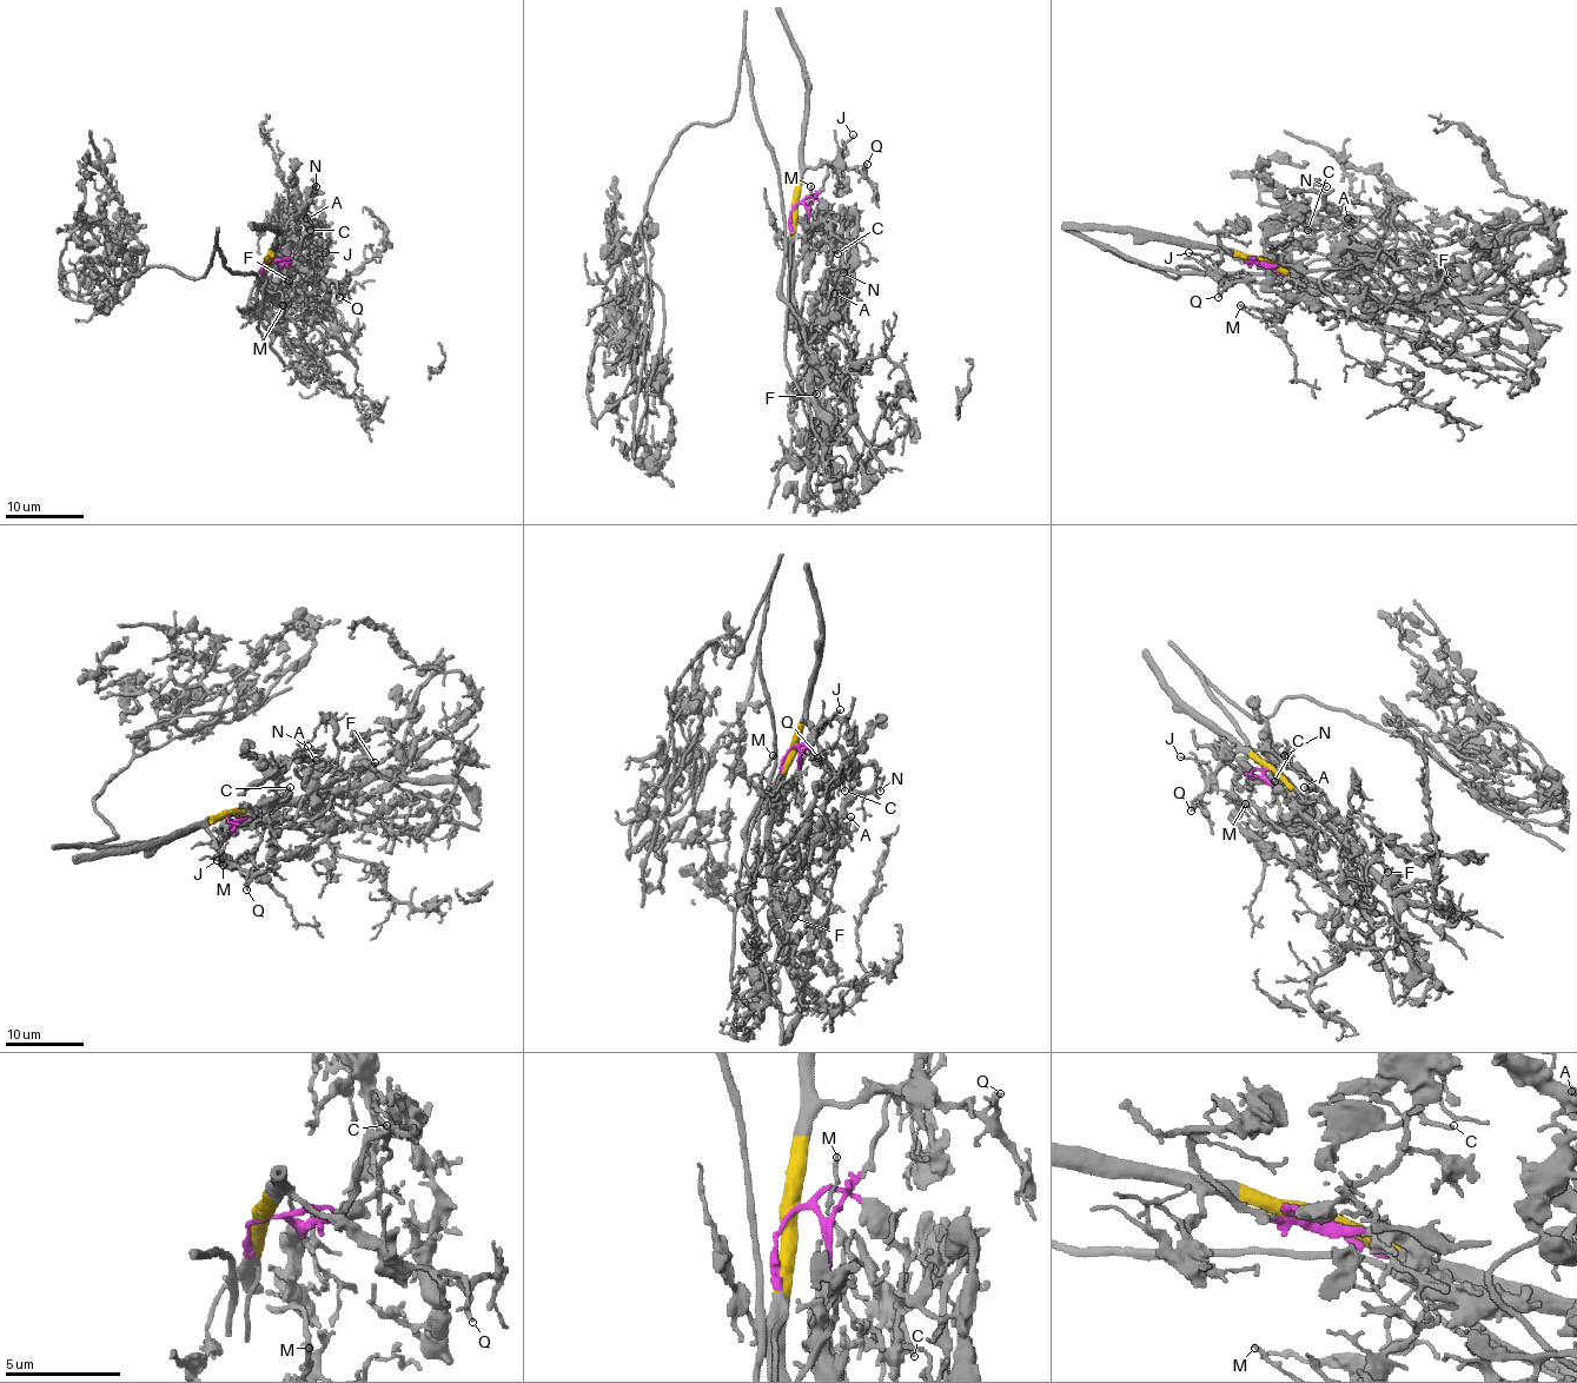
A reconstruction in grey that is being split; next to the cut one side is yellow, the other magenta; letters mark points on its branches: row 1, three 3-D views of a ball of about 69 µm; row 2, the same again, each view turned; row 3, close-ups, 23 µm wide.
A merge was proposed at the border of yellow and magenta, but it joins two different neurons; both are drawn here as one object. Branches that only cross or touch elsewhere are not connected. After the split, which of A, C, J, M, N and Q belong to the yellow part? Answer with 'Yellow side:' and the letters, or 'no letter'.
Yellow side: J, M, Q

